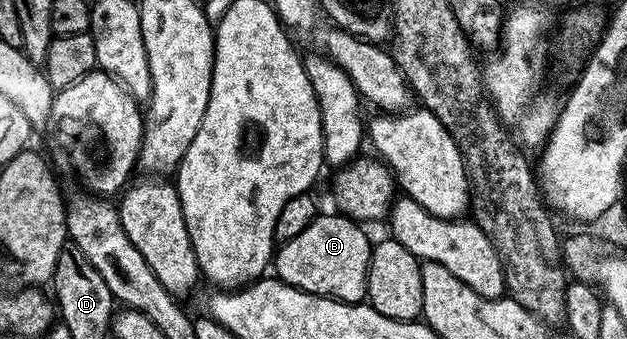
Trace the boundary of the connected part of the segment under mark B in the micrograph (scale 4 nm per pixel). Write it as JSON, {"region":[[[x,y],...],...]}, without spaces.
{"region":[[[341,212],[333,213],[319,213],[312,224],[308,224],[308,228],[300,232],[300,236],[281,243],[272,259],[272,266],[273,269],[278,269],[277,277],[289,286],[295,286],[309,294],[335,298],[338,302],[361,302],[366,298],[366,277],[370,267],[372,242],[371,239],[366,239],[366,234],[362,231],[365,229],[355,219],[348,218]]]}

